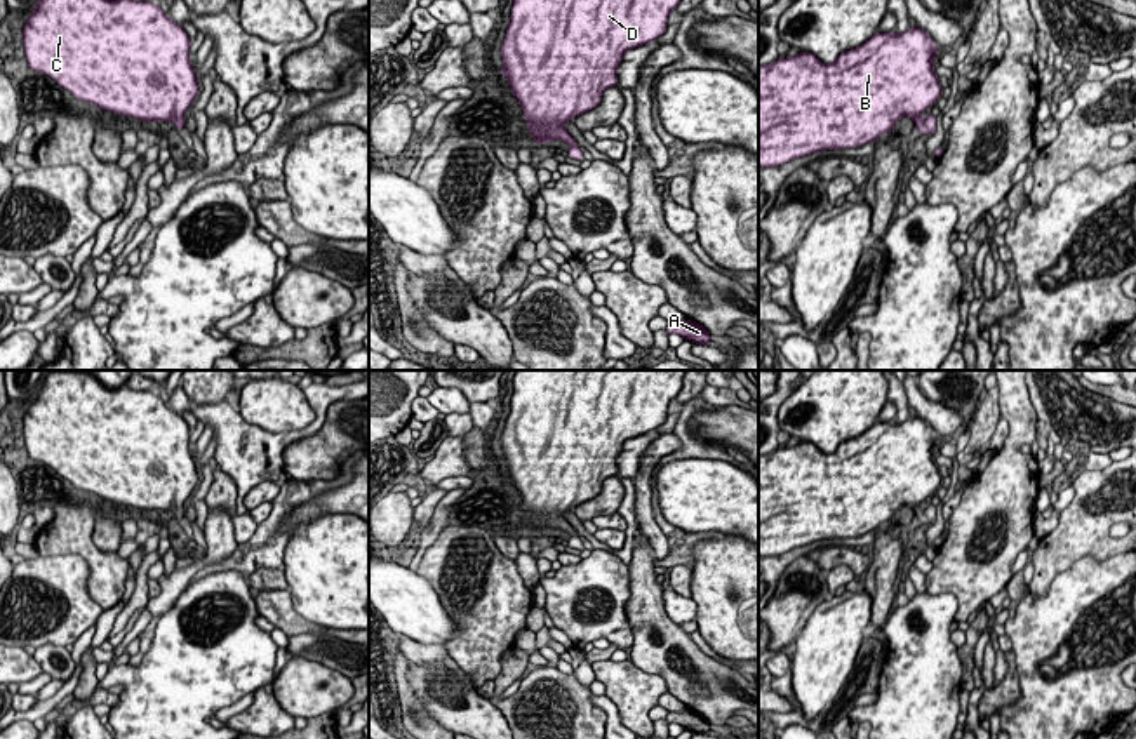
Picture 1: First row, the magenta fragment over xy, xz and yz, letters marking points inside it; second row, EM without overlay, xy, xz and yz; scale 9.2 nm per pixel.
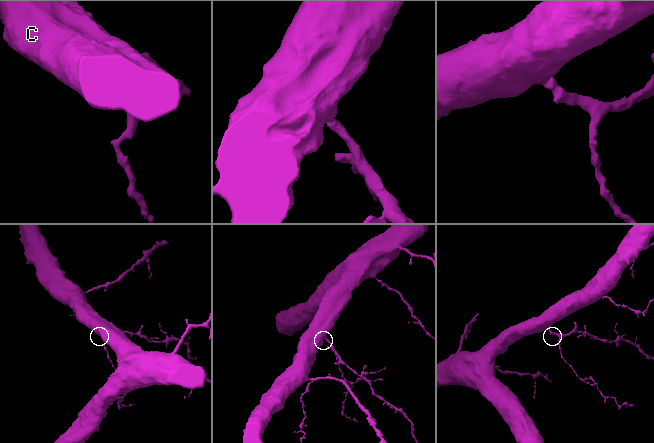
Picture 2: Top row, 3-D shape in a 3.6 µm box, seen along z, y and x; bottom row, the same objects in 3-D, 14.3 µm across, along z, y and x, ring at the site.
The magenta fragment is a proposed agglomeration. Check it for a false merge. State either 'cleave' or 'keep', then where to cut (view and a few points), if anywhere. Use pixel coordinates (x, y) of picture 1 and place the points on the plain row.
keep; cut none

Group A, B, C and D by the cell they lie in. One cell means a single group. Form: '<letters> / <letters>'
A B C D

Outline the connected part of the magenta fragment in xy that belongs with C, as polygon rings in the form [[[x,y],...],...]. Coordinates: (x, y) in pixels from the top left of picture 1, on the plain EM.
[[[52,370],[28,405],[23,417],[23,435],[28,456],[54,468],[77,489],[92,492],[117,504],[143,511],[170,509],[177,522],[184,516],[184,501],[193,496],[200,478],[190,450],[191,429],[153,391],[136,391],[127,384],[118,389],[104,388],[94,376],[73,370]]]

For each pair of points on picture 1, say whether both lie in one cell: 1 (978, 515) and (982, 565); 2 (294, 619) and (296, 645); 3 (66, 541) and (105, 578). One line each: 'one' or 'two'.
1: one
2: two
3: one

